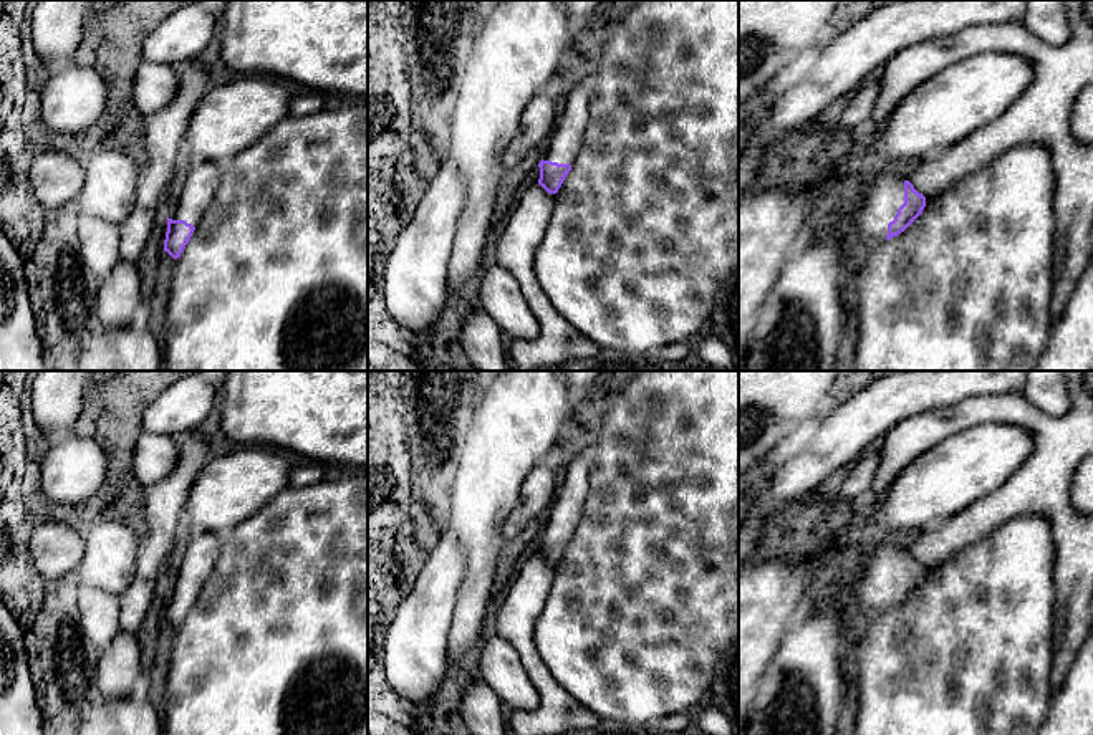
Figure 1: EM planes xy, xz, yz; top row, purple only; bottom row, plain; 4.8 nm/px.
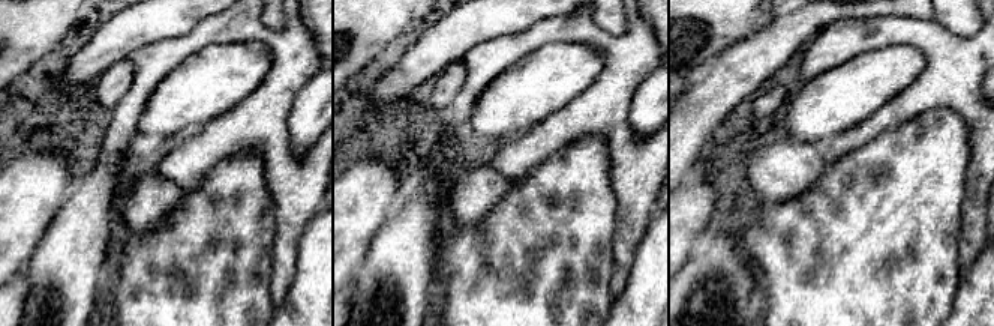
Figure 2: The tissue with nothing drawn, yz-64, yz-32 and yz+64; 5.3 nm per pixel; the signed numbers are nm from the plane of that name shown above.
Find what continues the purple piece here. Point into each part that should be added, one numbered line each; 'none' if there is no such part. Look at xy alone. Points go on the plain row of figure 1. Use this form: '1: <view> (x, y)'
1: xy (204, 548)

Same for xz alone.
1: xz (567, 510)

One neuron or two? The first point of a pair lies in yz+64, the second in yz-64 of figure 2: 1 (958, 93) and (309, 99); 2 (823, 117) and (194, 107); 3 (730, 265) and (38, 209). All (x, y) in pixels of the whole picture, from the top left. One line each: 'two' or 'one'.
1: two
2: one
3: two

